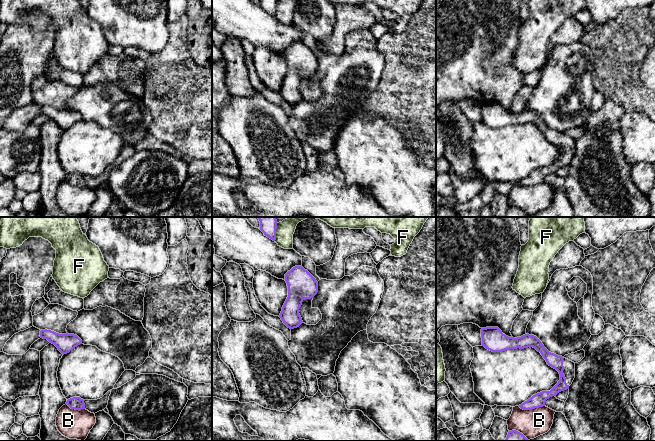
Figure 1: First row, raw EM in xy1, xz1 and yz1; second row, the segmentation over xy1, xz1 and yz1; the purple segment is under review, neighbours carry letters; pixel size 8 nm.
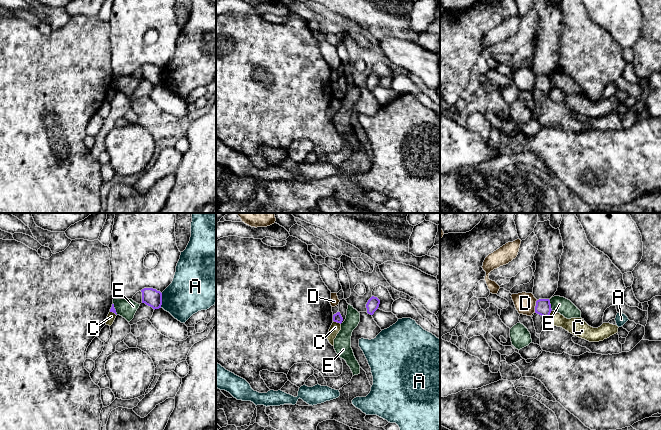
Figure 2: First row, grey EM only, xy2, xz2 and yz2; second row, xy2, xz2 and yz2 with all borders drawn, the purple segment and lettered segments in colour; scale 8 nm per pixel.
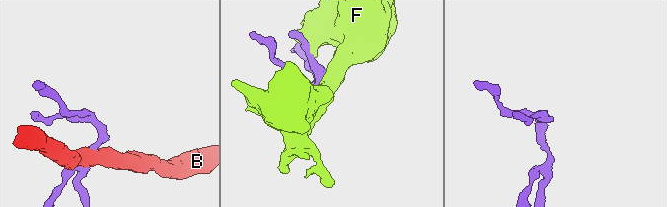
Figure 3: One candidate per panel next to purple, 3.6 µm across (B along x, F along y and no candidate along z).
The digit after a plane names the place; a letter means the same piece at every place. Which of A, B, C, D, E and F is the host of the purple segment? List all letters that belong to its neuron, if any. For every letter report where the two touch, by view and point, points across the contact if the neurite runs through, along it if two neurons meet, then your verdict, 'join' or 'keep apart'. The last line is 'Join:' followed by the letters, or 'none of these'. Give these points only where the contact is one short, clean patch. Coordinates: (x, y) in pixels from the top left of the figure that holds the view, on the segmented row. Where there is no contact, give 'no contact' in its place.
A: contact xy2 (161, 300); keep apart
B: contact yz1 (531, 409); keep apart
C: contact xz2 (337, 322); border xz2 (333, 320), (340, 324); keep apart
D: contact yz2 (535, 306); keep apart
E: contact yz2 (550, 305); keep apart
F: contact xz1 (275, 232); border xz1 (277, 223), (276, 238), (274, 240); keep apart
Join: none of these

